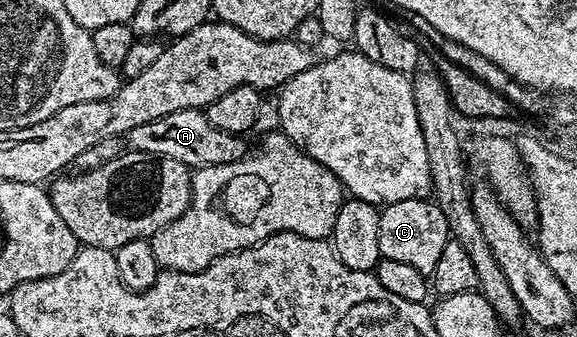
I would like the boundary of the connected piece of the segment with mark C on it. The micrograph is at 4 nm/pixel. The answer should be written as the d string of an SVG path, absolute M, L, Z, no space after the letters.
M426 198L400 200L391 206L383 206L379 216L379 252L382 258L408 264L419 274L433 275L444 244L451 241L448 224L440 208Z

